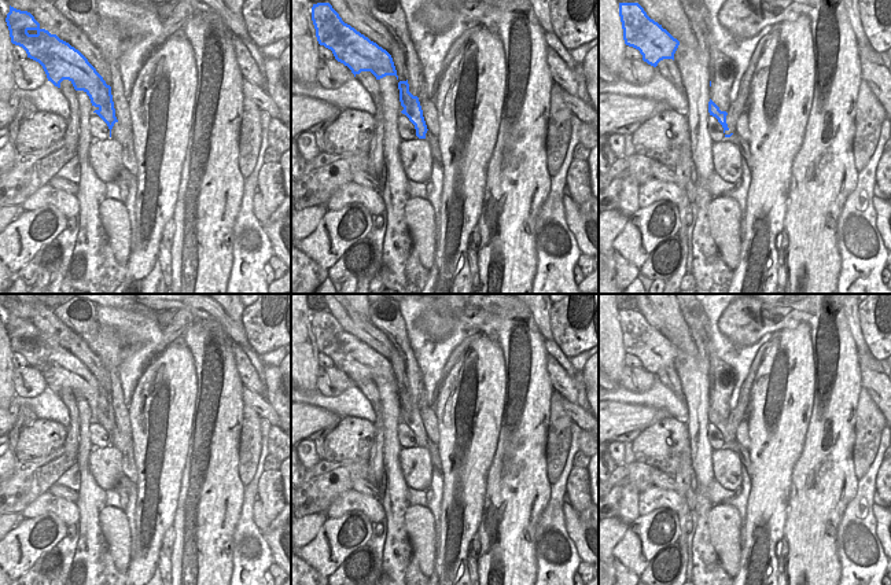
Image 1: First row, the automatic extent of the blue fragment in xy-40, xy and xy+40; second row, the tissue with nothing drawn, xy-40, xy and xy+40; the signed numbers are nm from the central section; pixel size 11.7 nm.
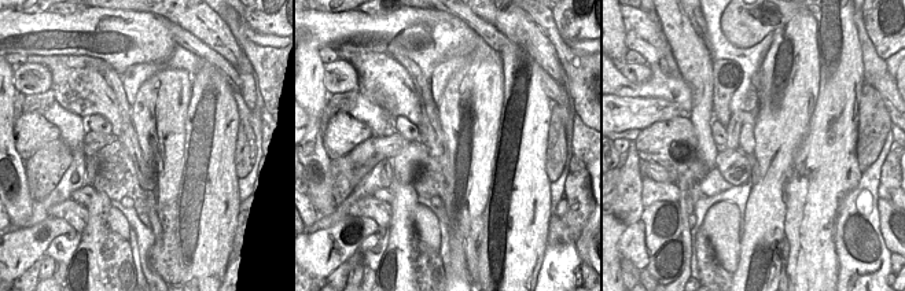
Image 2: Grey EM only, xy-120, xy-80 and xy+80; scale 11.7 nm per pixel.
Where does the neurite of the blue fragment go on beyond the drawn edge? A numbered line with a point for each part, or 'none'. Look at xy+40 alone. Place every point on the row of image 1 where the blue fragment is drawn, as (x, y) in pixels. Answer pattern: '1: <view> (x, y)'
1: xy+40 (743, 146)

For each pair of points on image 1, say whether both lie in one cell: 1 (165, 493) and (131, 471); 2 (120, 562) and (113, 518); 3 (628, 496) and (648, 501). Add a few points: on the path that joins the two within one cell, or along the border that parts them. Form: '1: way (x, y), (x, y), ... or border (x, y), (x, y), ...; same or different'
1: border (132, 444), (137, 485); different
2: way (120, 551), (116, 529); same
3: border (640, 493), (639, 515); different

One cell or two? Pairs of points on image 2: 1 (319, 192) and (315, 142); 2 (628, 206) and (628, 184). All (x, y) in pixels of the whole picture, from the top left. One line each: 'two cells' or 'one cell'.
1: one cell
2: one cell

